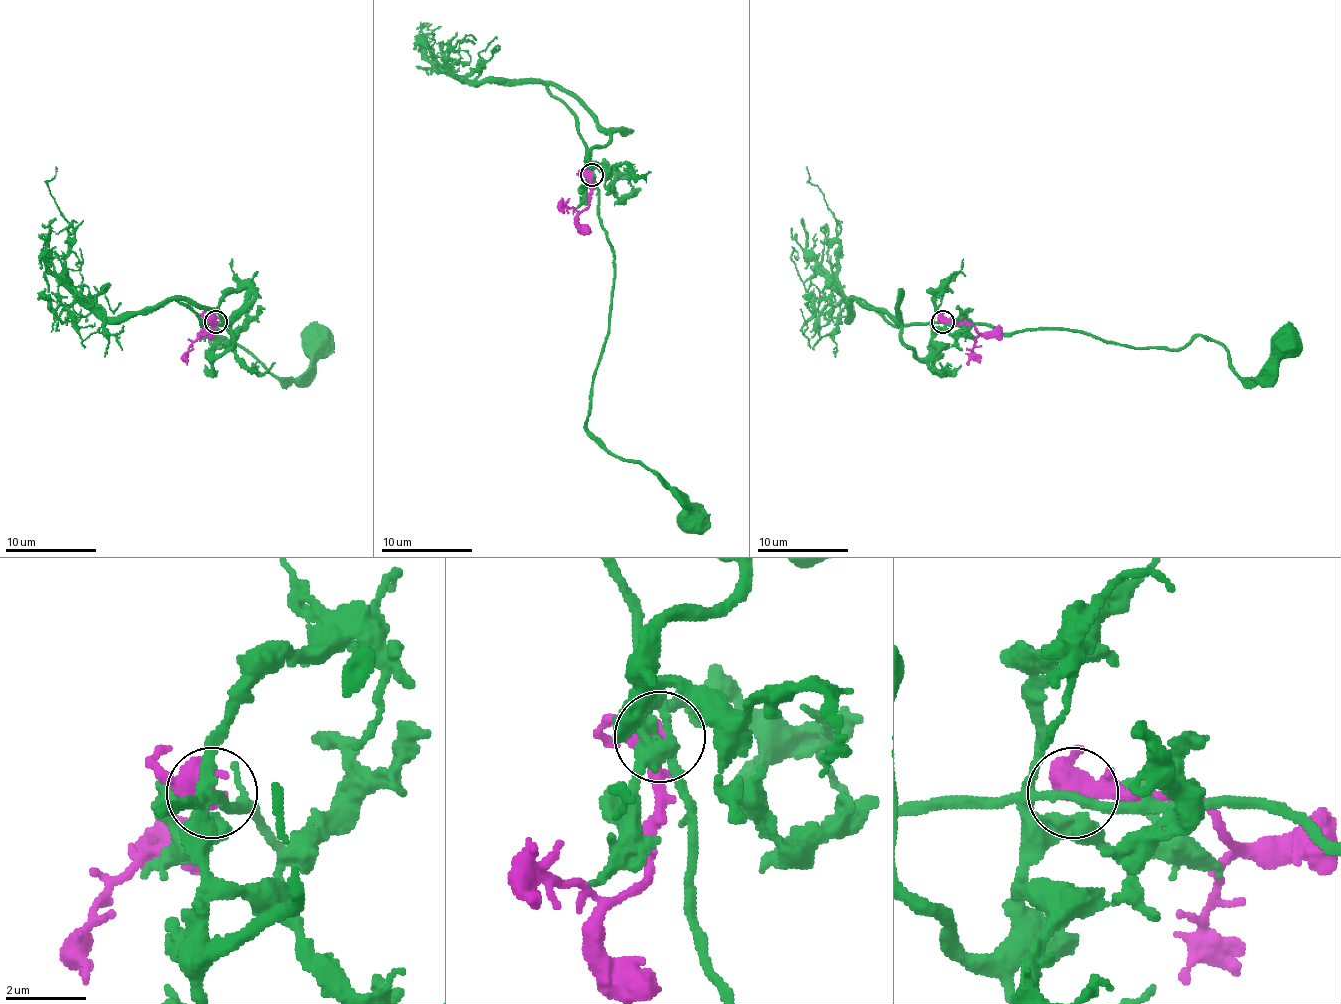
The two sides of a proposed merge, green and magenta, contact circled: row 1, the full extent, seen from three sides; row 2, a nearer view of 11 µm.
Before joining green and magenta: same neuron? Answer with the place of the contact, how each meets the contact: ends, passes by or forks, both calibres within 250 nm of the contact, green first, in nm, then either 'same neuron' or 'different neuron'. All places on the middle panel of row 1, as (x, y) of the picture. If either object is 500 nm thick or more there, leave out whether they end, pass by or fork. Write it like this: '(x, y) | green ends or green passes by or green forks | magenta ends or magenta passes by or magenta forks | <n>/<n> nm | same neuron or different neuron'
(591, 174) | green passes by | magenta passes by | 240/480 nm | different neuron

